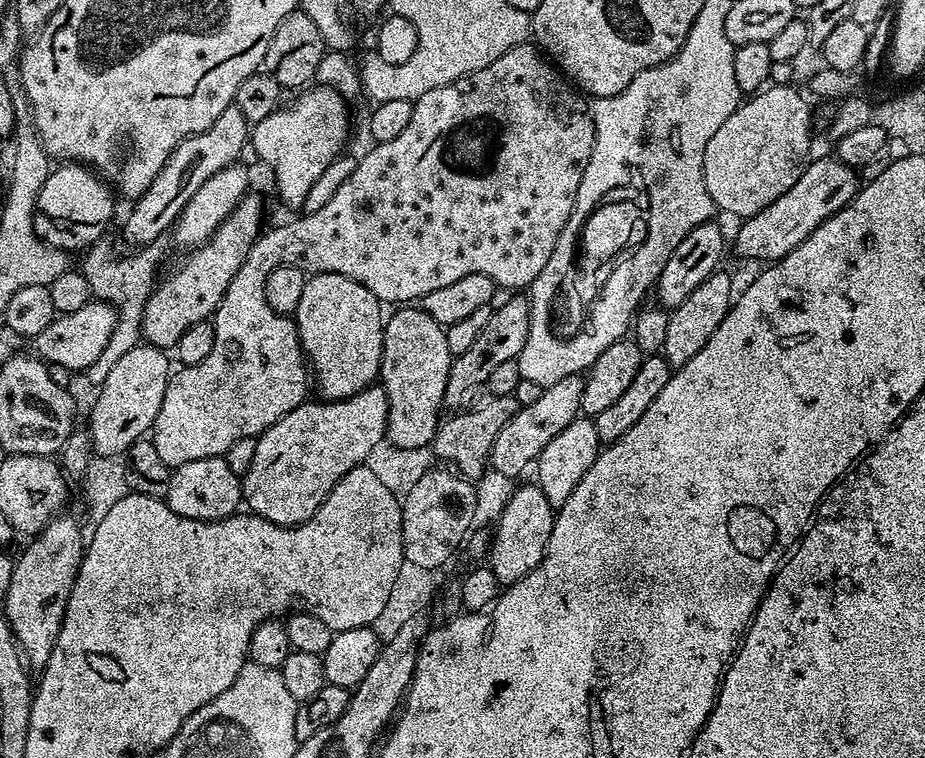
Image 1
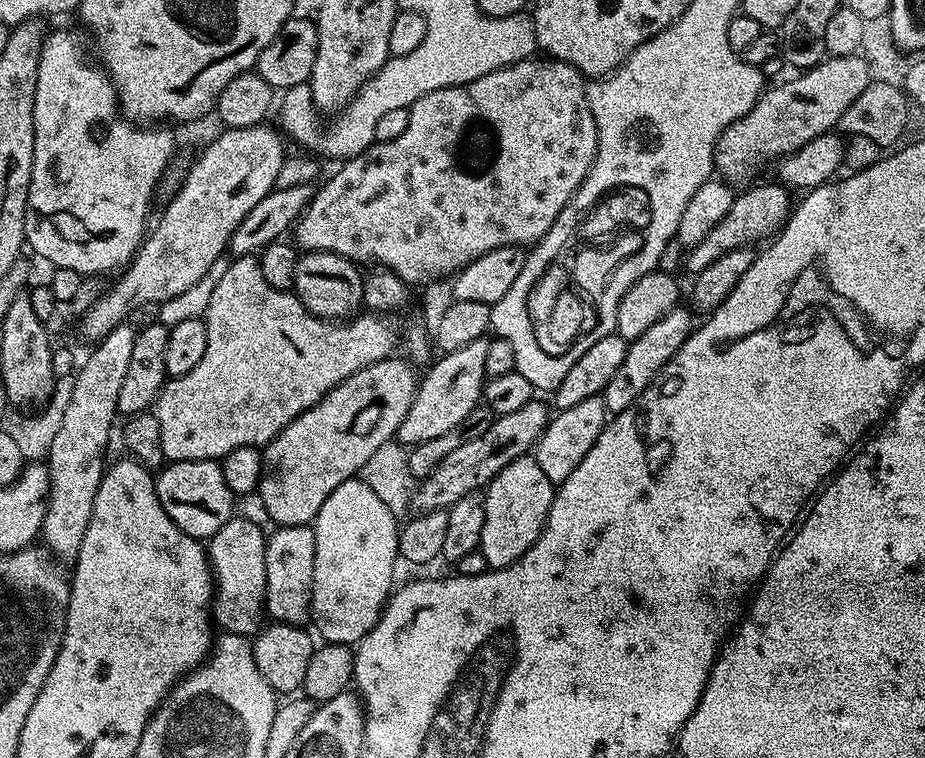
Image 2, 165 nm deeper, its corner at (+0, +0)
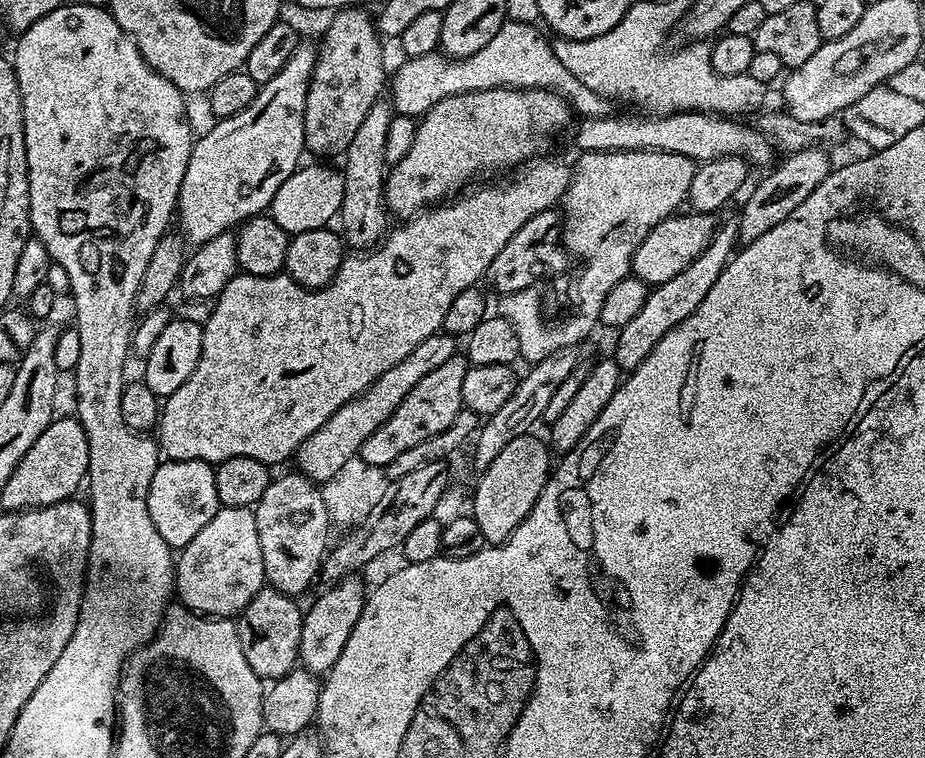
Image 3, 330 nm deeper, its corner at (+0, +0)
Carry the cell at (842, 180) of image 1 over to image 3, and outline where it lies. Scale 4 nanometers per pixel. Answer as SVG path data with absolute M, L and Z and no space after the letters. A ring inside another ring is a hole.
M685 212L685 216L667 216L658 222L658 226L654 226L654 230L650 230L650 234L646 234L646 238L642 238L642 246L638 246L632 255L631 275L649 286L670 282L670 278L682 274L682 270L686 270L686 266L690 266L690 262L694 262L702 250L706 250L718 227L717 217L710 212Z

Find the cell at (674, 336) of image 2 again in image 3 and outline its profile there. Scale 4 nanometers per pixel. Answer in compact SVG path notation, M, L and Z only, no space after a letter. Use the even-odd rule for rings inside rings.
M732 219L726 221L725 224L723 221L712 235L712 240L706 246L706 250L702 250L702 254L698 254L698 258L694 258L694 262L690 262L690 266L686 266L682 274L670 278L670 282L655 285L649 291L646 302L642 302L642 310L638 310L638 314L634 314L634 318L630 318L630 322L626 322L626 326L622 326L615 333L614 359L621 373L627 374L638 366L642 366L650 350L654 350L654 346L658 346L658 342L662 342L662 338L666 338L670 330L674 330L674 326L686 322L686 318L690 318L690 314L694 314L694 310L702 306L702 298L706 298L706 294L710 294L710 286L718 282L718 274L722 274L722 270L732 259L737 244L737 221Z

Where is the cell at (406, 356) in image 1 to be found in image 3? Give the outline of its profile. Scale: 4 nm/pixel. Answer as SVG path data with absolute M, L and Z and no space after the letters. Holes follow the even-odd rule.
M381 98L370 106L366 118L358 126L350 146L342 153L342 173L345 189L342 190L342 202L338 215L339 231L349 249L367 250L375 248L389 231L389 217L386 215L384 202L384 181L386 169L386 133L394 115L391 99ZM385 216L385 217L384 217Z

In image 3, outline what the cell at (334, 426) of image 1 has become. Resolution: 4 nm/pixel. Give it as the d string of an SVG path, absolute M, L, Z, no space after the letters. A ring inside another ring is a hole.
M443 330L436 332L426 338L426 342L414 346L414 350L410 350L410 354L406 354L406 358L398 362L398 366L386 370L386 374L375 380L361 396L346 402L346 406L337 410L321 428L314 430L314 434L310 434L310 438L306 438L306 442L302 442L302 446L296 451L294 464L300 475L323 482L334 478L334 474L338 474L338 470L342 470L346 462L357 459L362 442L366 442L366 438L370 438L370 434L374 434L374 430L378 430L378 426L382 426L382 422L386 422L386 418L390 418L390 414L398 410L398 402L402 402L402 398L406 398L406 394L410 394L410 390L414 390L414 386L418 386L418 382L422 382L422 378L426 378L430 370L438 370L442 362L457 355L456 344L457 337L449 336Z

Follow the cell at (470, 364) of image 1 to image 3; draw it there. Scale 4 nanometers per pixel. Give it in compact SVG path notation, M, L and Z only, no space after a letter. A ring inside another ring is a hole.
M457 354L442 362L438 370L430 370L430 374L426 374L426 378L422 378L422 382L418 382L418 386L414 386L414 390L410 390L402 402L398 402L398 410L394 410L394 414L390 414L390 418L386 418L386 422L382 422L382 426L378 426L378 430L374 430L366 442L362 442L359 459L370 462L370 466L384 469L387 464L394 462L394 458L398 458L398 454L418 446L418 442L426 442L426 438L434 438L434 434L442 434L442 430L446 430L446 426L458 418L460 409L464 407L462 381L469 367L469 361Z

